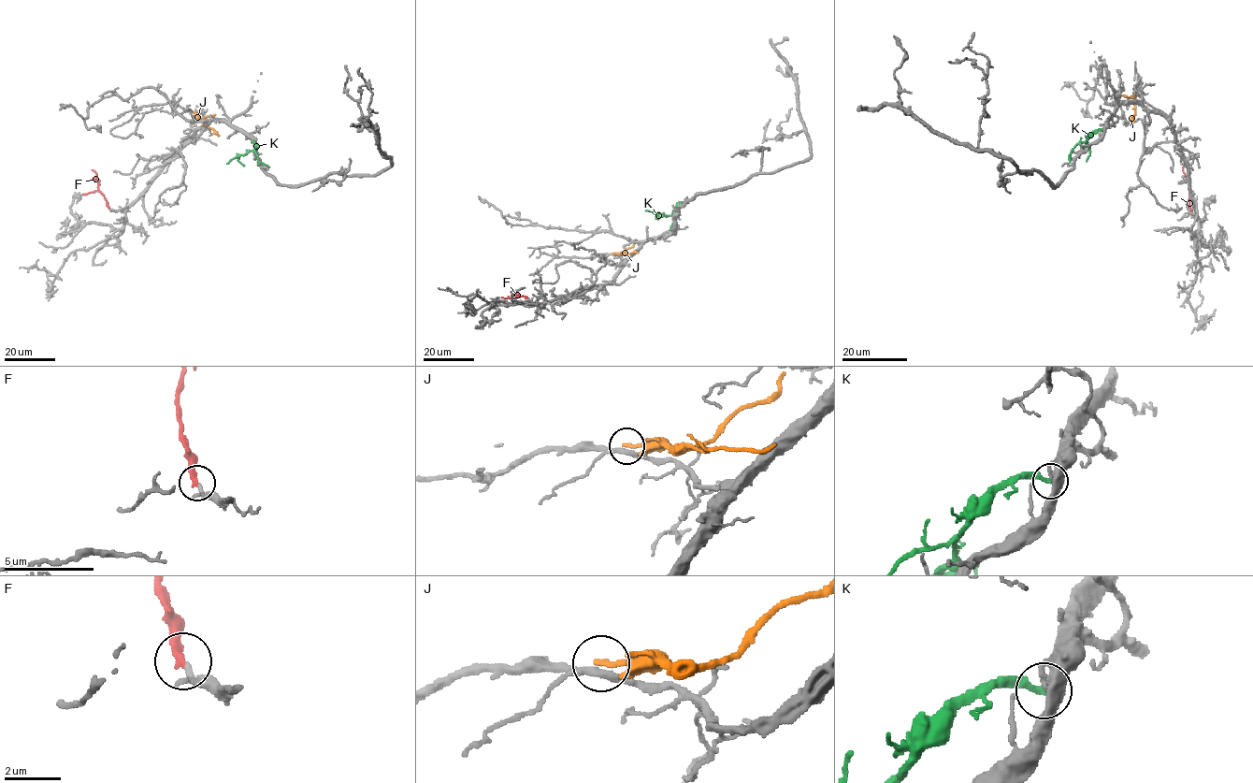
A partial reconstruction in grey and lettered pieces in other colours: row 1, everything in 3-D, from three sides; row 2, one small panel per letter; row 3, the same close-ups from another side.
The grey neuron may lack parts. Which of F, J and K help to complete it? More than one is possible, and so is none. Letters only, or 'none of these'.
F

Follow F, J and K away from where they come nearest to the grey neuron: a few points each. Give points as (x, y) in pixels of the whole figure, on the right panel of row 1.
F: (1192, 214), (1188, 181), (1183, 166)
J: (1134, 93), (1133, 123)
K: (1102, 130), (1096, 130), (1087, 140), (1084, 147), (1089, 147), (1086, 161)

